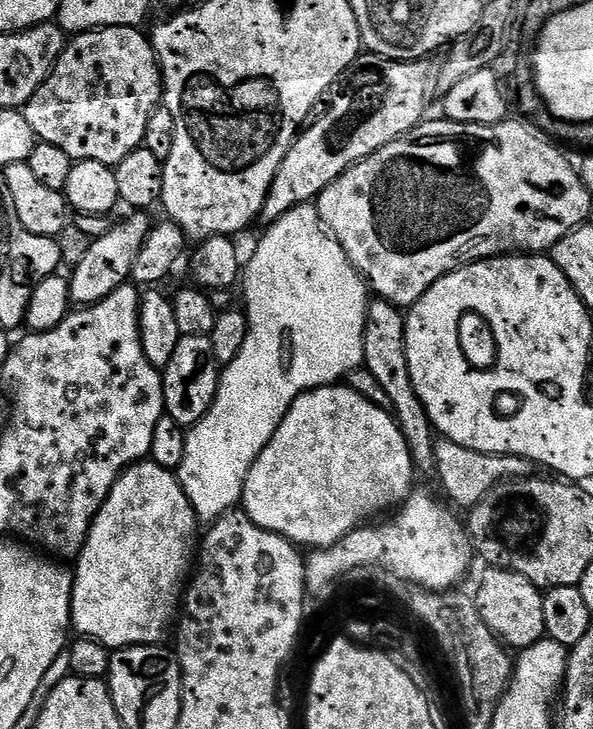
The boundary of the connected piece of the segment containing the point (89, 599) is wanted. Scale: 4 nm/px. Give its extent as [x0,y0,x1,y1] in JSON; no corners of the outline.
[71,462,198,650]

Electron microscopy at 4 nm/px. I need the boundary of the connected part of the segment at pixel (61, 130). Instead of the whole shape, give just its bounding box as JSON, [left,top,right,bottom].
[22,26,164,166]

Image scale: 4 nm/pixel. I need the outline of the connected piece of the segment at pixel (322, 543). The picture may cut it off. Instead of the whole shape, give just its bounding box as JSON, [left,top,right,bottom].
[242,386,414,550]

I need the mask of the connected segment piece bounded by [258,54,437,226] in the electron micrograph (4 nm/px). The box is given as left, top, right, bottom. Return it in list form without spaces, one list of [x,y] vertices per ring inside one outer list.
[[[371,54],[357,56],[356,61],[332,85],[330,89],[332,105],[325,110],[324,116],[318,117],[319,115],[317,115],[297,135],[286,158],[282,158],[282,166],[278,166],[278,174],[274,174],[274,182],[270,186],[260,210],[259,223],[267,226],[278,218],[282,218],[282,214],[294,210],[299,204],[312,204],[320,192],[326,190],[326,186],[330,186],[342,174],[346,174],[346,170],[350,170],[370,154],[382,150],[382,146],[402,138],[412,128],[418,127],[425,119],[424,111],[427,110],[428,103],[432,100],[432,92],[434,93],[436,88],[437,69],[434,64],[431,64],[432,62],[428,58],[386,60],[382,56]]]

